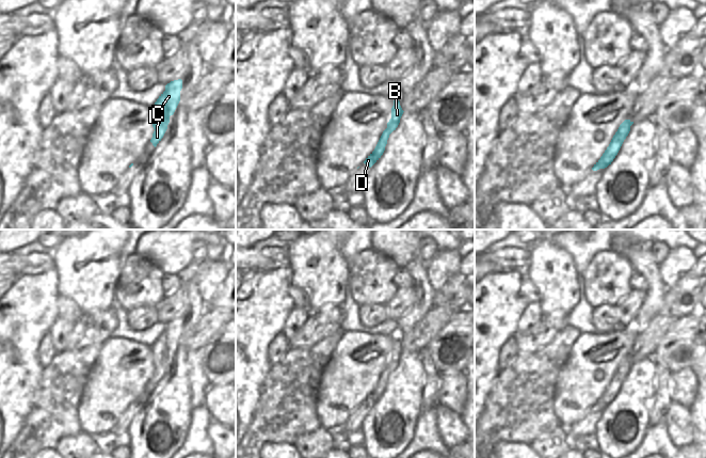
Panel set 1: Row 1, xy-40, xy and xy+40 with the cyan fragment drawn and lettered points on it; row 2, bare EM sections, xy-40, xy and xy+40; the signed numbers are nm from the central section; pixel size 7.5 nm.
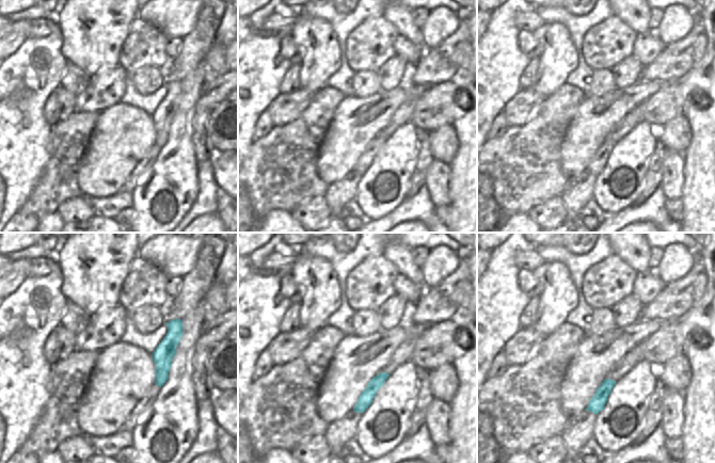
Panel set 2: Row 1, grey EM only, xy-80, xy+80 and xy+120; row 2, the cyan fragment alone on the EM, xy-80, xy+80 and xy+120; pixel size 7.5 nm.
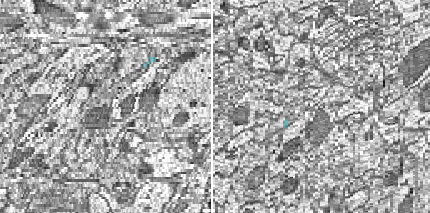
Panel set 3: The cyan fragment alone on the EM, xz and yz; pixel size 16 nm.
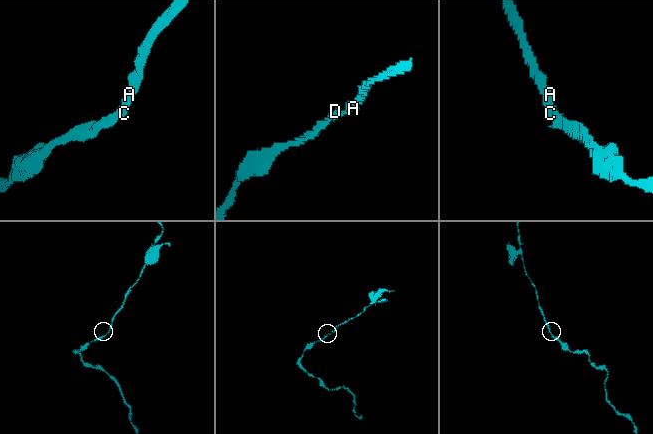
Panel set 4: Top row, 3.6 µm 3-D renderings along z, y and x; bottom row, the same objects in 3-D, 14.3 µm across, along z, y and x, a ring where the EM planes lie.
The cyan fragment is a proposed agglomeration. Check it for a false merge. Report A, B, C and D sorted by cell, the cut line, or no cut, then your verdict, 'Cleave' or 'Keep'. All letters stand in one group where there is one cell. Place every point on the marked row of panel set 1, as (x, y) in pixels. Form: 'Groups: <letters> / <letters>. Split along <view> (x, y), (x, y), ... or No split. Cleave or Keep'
Groups: A B C D. No split. Keep.

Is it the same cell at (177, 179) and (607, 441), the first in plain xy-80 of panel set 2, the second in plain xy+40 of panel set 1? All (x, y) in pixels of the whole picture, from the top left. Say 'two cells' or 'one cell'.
one cell

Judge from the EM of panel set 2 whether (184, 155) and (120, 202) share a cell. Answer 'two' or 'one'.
two

